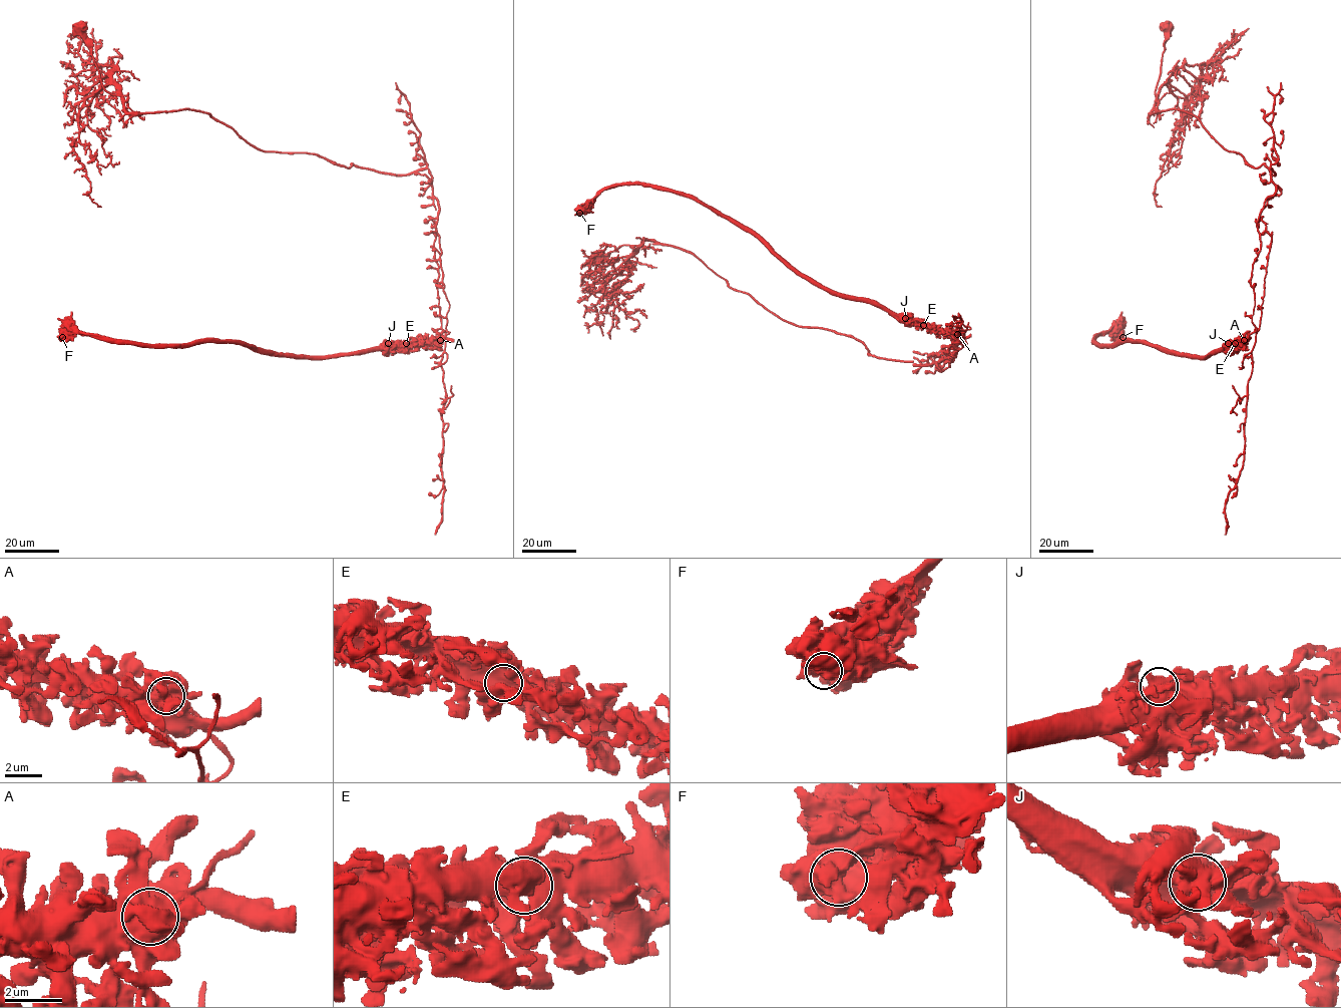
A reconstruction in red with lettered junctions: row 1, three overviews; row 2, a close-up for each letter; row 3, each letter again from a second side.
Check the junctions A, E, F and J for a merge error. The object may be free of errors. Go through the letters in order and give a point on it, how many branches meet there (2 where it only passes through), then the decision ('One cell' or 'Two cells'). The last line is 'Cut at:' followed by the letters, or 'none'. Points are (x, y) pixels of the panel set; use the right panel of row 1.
A: Place: (1244, 340). Branches: 2. Two cells
E: Place: (1235, 343). Branches: 2. One cell
F: Place: (1123, 337). Branches: 1. One cell
J: Place: (1228, 343). Branches: 2. One cell
Cut at: A

